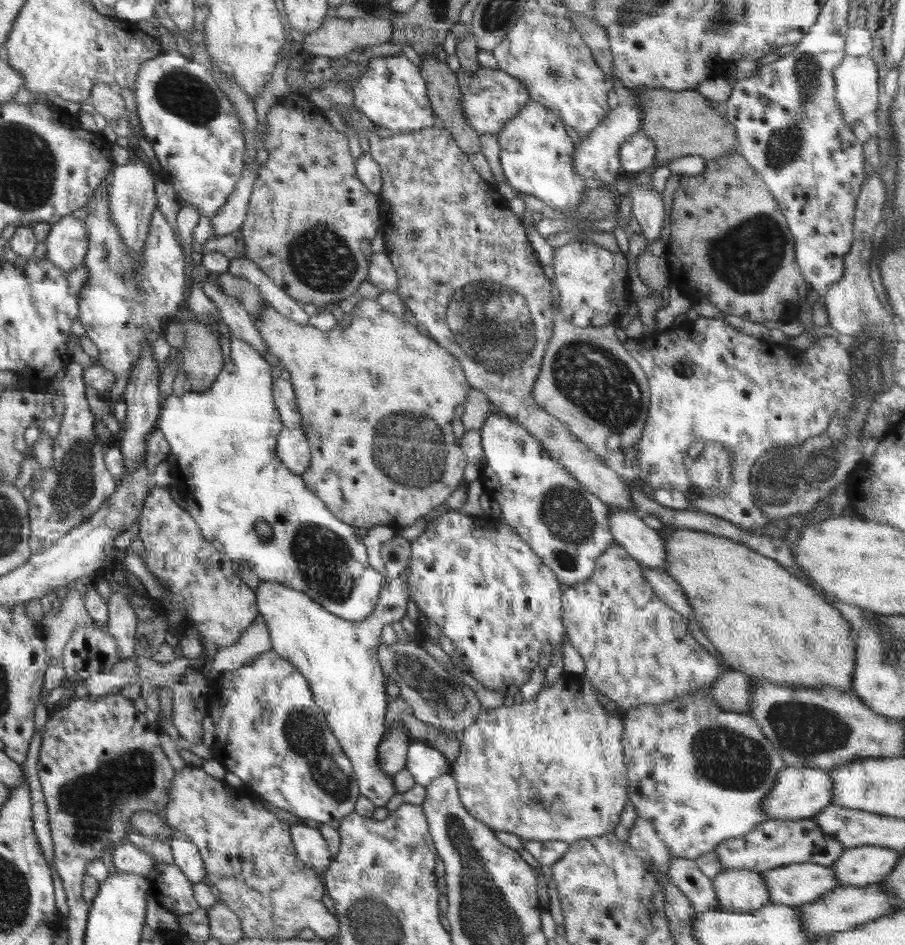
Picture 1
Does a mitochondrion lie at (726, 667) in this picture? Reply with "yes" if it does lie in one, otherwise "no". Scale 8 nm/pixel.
no

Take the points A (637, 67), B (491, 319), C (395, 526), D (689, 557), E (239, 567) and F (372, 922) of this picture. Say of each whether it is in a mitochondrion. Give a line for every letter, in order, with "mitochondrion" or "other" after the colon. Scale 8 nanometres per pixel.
A: other
B: mitochondrion
C: other
D: other
E: other
F: mitochondrion

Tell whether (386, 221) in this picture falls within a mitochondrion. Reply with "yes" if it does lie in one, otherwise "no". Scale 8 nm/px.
no

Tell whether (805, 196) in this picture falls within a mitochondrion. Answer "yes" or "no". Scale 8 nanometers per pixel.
no

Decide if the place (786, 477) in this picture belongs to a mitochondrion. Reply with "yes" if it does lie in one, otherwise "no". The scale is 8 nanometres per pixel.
yes

